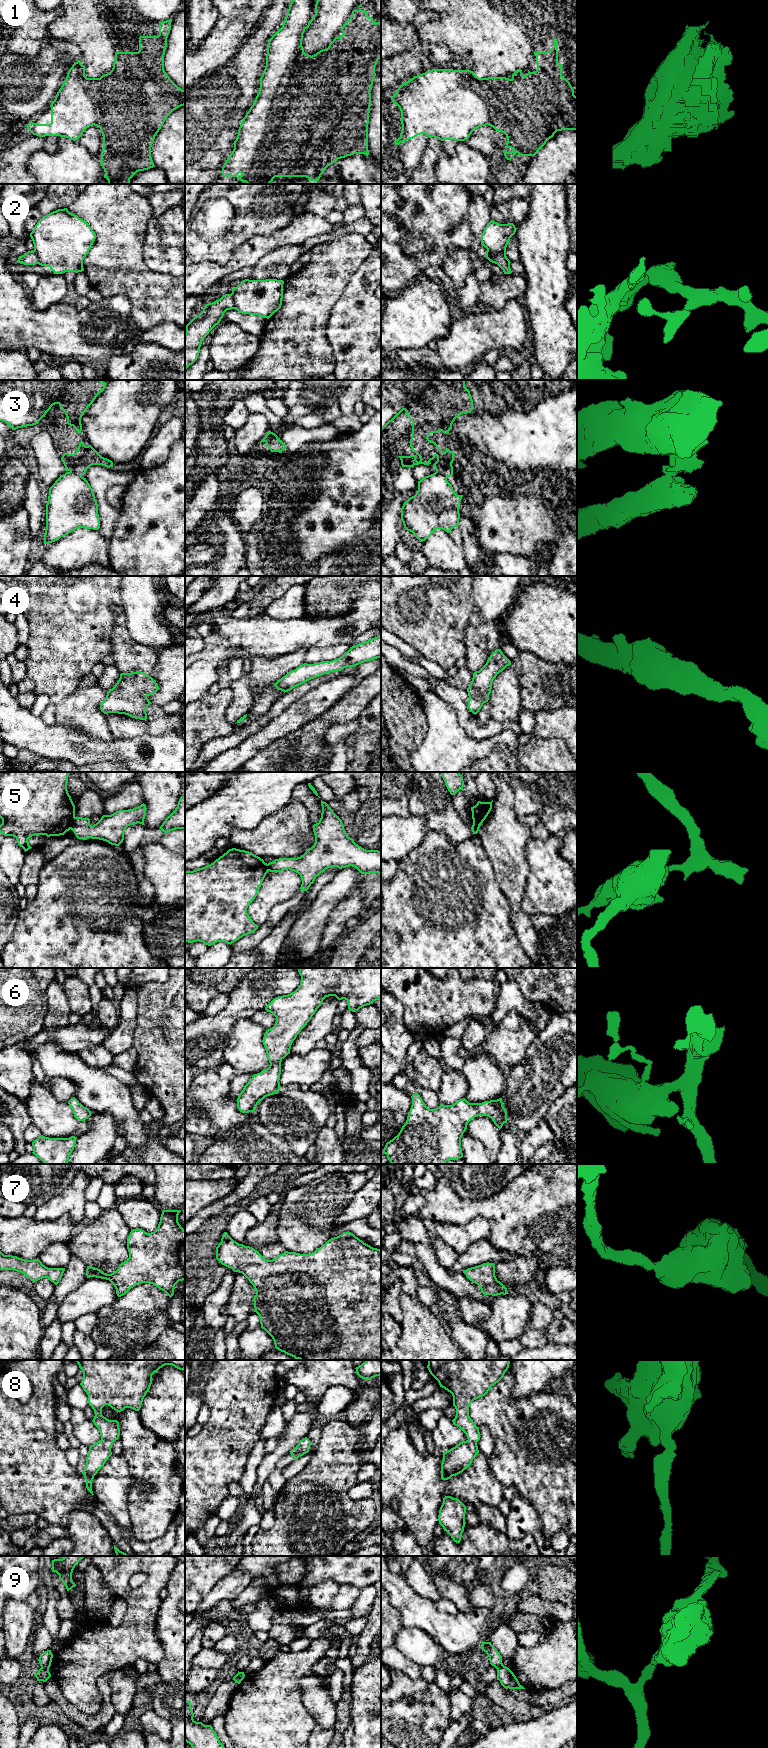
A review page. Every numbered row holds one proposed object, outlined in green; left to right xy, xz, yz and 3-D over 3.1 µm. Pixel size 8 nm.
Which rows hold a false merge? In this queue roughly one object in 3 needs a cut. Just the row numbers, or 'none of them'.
2, 3, 5, 9

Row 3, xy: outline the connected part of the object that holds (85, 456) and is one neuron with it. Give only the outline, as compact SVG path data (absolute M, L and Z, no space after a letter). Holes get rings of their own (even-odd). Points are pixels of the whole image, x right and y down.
M81 441L74 454L64 453L61 460L66 471L73 472L79 476L86 474L92 465L102 465L107 468L113 467L113 462L102 457L91 445L85 446Z

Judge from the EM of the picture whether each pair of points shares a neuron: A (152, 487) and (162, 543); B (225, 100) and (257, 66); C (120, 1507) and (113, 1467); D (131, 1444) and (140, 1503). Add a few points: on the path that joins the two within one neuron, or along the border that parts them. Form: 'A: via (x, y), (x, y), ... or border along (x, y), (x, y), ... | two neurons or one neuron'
A: via (159, 501), (162, 505), (162, 529) | one neuron
B: via (231, 92), (249, 74) | one neuron
C: via (113, 1497), (113, 1477) | one neuron
D: via (146, 1459), (155, 1468), (155, 1490) | one neuron

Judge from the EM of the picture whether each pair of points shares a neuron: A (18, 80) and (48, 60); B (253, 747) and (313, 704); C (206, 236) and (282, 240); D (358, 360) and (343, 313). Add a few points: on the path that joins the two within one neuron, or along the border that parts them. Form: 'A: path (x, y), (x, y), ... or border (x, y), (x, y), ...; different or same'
A: path (25, 80), (28, 80), (41, 67); same
B: path (268, 734), (298, 714); same
C: border (272, 232), (246, 239), (232, 254); different
D: path (358, 348), (358, 328), (355, 325); same

